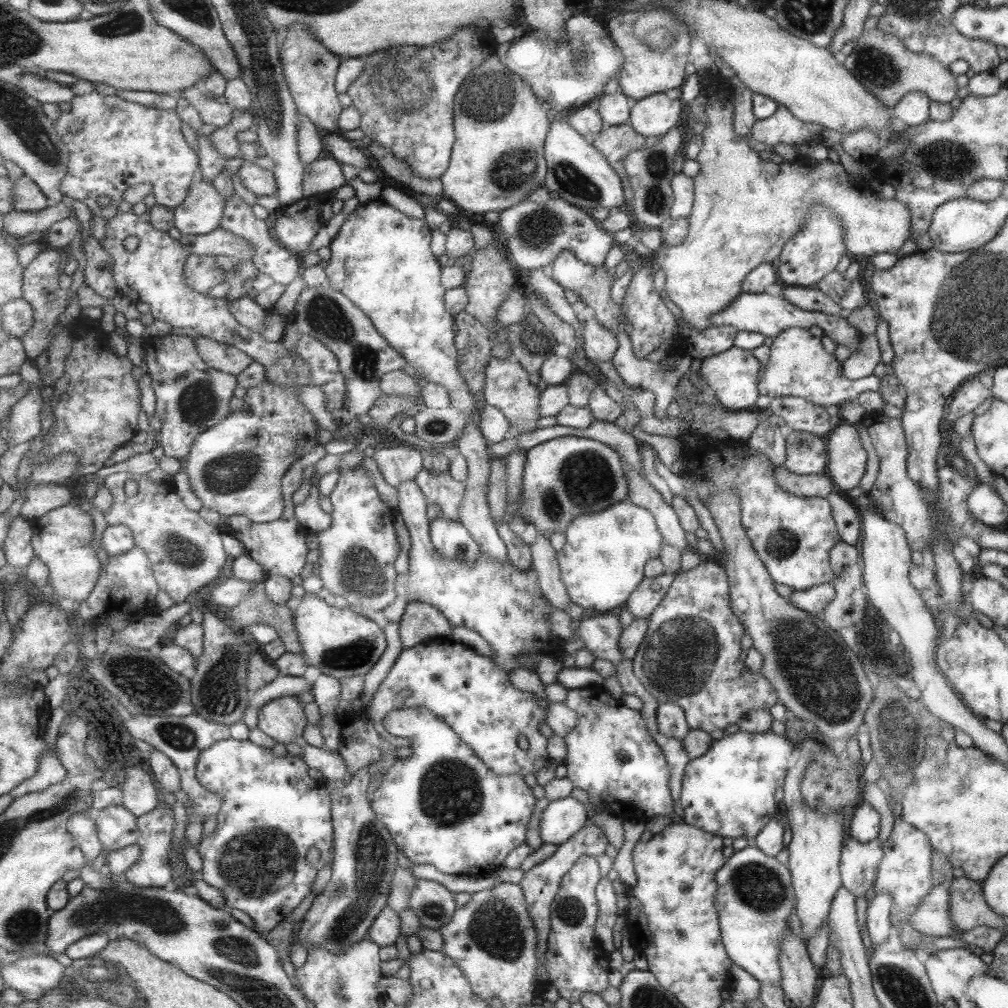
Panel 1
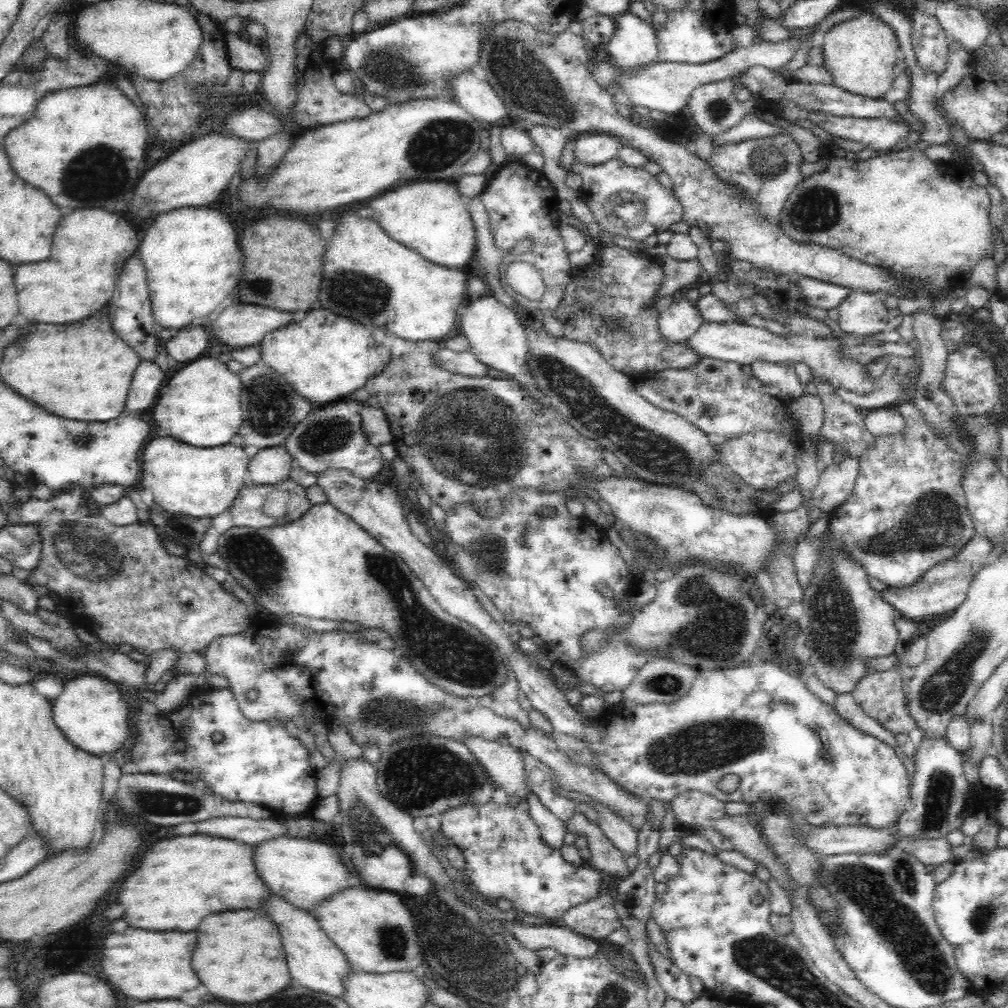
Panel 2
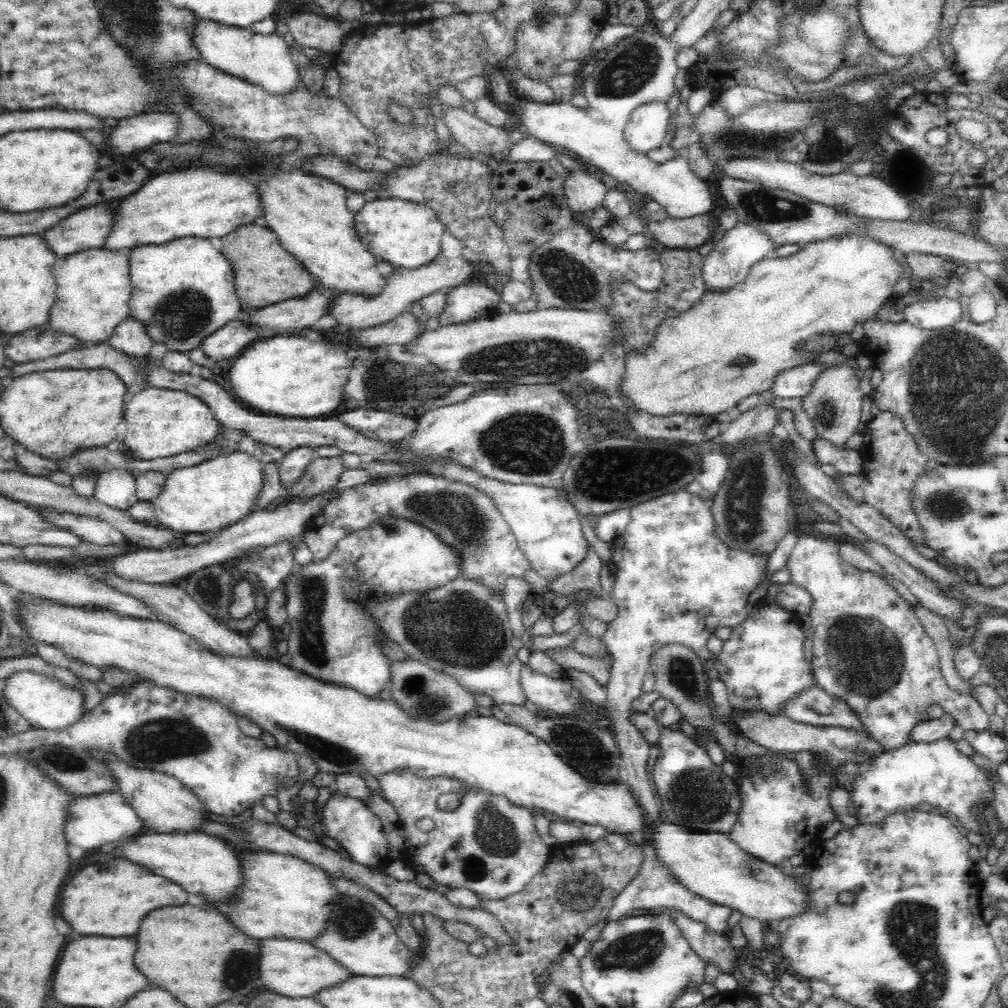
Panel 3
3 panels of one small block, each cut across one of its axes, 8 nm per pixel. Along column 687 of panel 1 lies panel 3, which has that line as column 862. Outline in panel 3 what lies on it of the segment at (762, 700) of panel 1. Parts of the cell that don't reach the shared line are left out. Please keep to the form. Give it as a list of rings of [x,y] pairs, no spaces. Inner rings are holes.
[[[823,528],[819,530],[798,539],[785,566],[788,583],[802,587],[811,598],[807,614],[811,618],[814,639],[811,670],[815,684],[836,700],[843,700],[858,714],[859,723],[884,747],[882,752],[908,743],[909,732],[924,720],[924,712],[934,704],[940,705],[962,730],[987,729],[989,716],[976,698],[947,687],[939,667],[935,643],[923,628],[914,607],[902,599],[882,576],[858,570],[844,562],[838,554],[842,543],[826,536]]]

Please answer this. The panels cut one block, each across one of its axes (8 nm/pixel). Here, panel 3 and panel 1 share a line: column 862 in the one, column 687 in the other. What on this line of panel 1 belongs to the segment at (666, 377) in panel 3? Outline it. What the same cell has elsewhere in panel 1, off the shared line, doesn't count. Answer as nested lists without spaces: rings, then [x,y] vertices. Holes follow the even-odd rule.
[[[710,75],[702,78],[702,82],[703,86],[699,95],[689,103],[689,116],[693,118],[695,122],[701,121],[705,123],[705,127],[701,133],[701,149],[696,158],[701,168],[699,168],[696,176],[692,178],[694,180],[694,201],[688,216],[688,231],[681,244],[662,246],[656,252],[657,257],[655,258],[656,269],[662,270],[665,274],[665,295],[680,309],[683,320],[685,320],[691,328],[697,331],[703,330],[708,326],[708,322],[710,321],[708,316],[710,314],[719,312],[722,308],[731,304],[731,300],[735,300],[735,298],[741,294],[741,283],[750,270],[753,270],[753,268],[762,262],[776,263],[785,241],[789,240],[789,237],[793,236],[802,227],[802,224],[806,221],[808,212],[810,212],[810,206],[812,206],[812,204],[822,204],[822,206],[832,210],[832,212],[838,216],[840,224],[842,224],[842,234],[844,234],[842,236],[842,244],[844,244],[847,255],[851,257],[859,257],[860,255],[872,257],[874,254],[879,254],[879,252],[897,254],[901,245],[909,236],[910,214],[904,204],[897,202],[894,198],[889,200],[879,198],[870,185],[867,185],[863,180],[855,181],[854,178],[845,173],[839,162],[831,162],[829,159],[817,162],[817,160],[811,157],[797,157],[793,161],[782,161],[781,164],[775,164],[775,162],[769,160],[769,157],[753,152],[751,143],[747,142],[744,136],[735,134],[734,128],[732,127],[734,94],[733,89],[729,86],[728,80],[721,78],[721,76]]]

